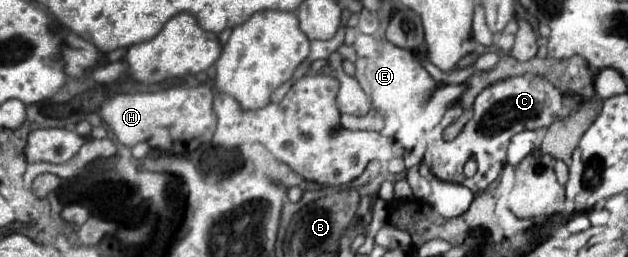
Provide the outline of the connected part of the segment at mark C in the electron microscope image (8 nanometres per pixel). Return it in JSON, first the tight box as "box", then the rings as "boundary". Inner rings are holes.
{"box":[423,74,581,194],"boundary":[[[523,74],[523,76],[495,82],[495,84],[487,86],[475,98],[473,118],[465,124],[461,134],[451,142],[445,142],[441,138],[441,132],[453,120],[457,120],[461,116],[461,110],[459,110],[459,106],[455,106],[455,108],[449,108],[445,112],[443,120],[427,136],[427,152],[425,152],[423,162],[431,168],[433,176],[437,176],[439,180],[463,184],[471,192],[477,194],[477,192],[485,190],[487,186],[491,186],[497,180],[497,176],[501,174],[501,170],[507,162],[507,158],[505,158],[507,144],[509,144],[513,134],[523,132],[523,130],[539,130],[539,128],[551,126],[553,122],[565,118],[579,104],[581,104],[579,96],[561,94],[549,80],[545,80],[541,76]],[[469,158],[477,160],[477,174],[473,178],[463,176],[463,166]]]}

